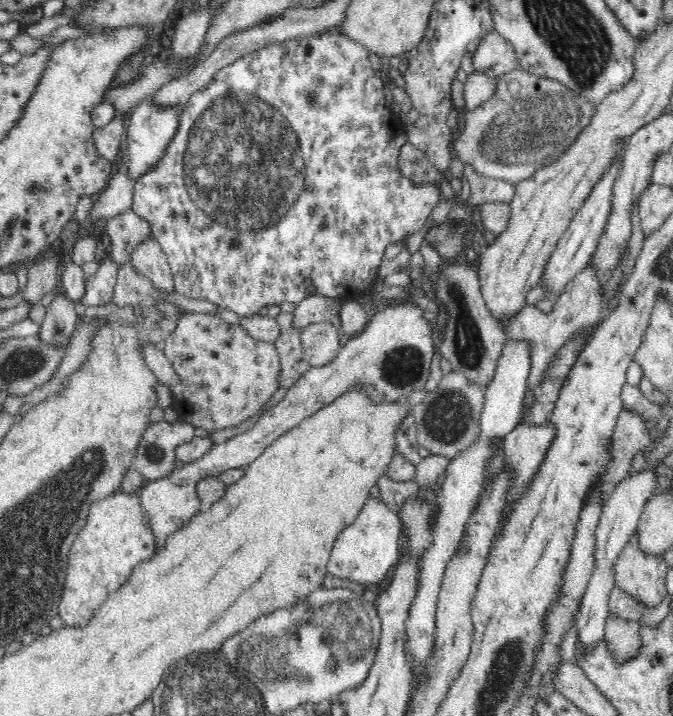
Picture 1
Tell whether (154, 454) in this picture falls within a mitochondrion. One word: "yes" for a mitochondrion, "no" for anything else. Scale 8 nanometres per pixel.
yes

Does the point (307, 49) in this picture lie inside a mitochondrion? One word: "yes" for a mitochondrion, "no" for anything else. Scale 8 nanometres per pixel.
no

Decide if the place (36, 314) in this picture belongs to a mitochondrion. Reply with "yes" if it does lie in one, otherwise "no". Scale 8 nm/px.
no

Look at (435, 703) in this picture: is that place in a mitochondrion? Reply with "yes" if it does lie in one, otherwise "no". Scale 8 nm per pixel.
no

